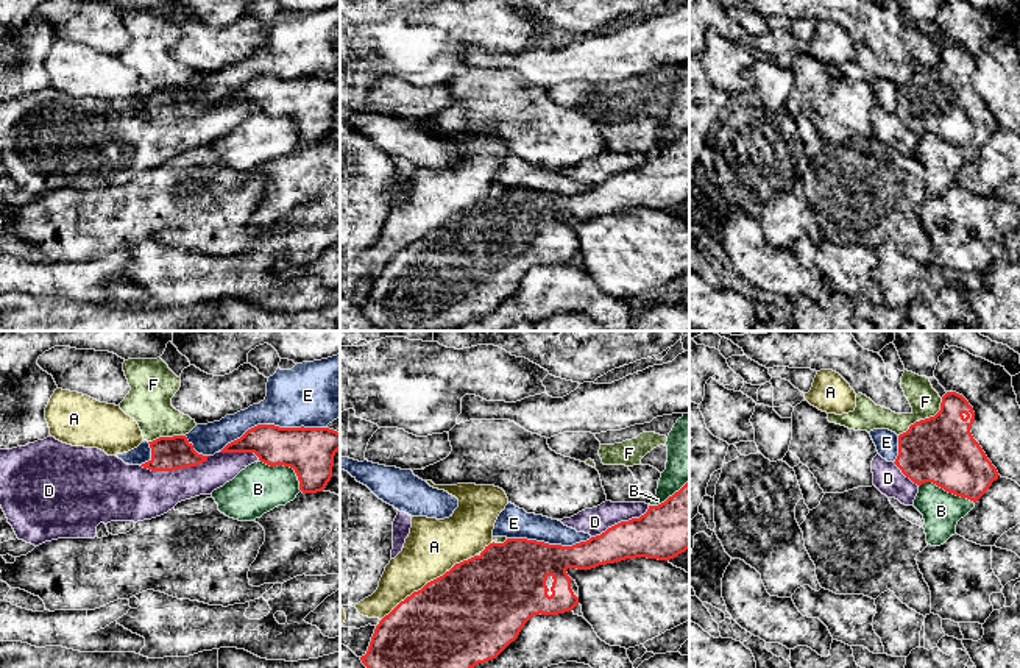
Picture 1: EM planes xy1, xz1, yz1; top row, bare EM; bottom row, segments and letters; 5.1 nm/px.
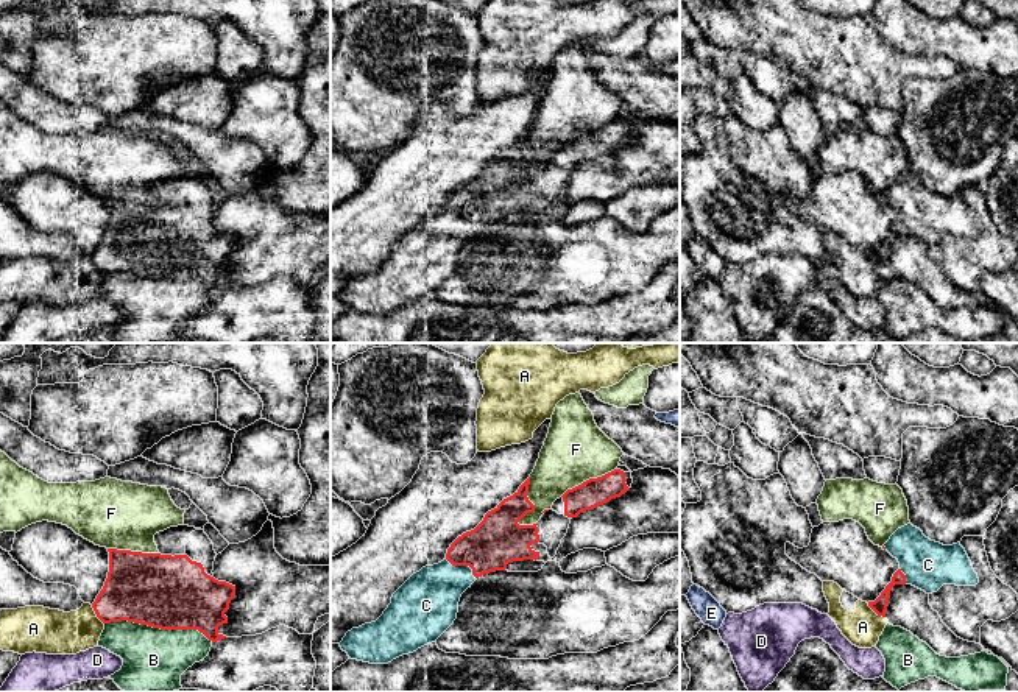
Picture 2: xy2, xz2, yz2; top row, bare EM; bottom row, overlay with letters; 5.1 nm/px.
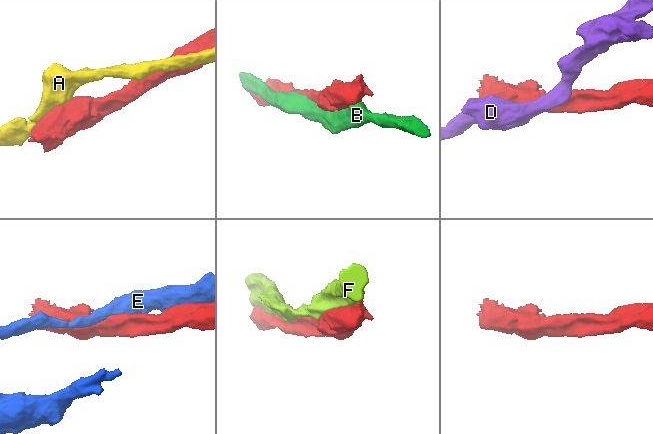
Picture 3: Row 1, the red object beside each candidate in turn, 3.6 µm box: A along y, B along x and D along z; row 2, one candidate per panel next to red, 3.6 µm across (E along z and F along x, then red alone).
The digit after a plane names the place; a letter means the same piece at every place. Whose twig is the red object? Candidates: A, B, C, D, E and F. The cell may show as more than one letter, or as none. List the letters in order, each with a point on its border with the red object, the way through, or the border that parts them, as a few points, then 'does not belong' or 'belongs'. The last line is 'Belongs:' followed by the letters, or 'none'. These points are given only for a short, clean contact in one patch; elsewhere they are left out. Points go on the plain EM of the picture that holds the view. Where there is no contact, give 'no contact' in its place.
A: xz1 (428, 233) | does not belong
B: xy2 (159, 278) | does not belong
C: xz2 (463, 215) | belongs
D: xy1 (173, 119) | does not belong
E: xy1 (272, 75) | does not belong
F: xz2 (532, 155) | does not belong
Belongs: C

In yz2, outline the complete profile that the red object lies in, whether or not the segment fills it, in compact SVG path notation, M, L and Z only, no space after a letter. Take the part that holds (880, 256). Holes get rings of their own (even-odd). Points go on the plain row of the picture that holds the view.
M912 175L898 179L882 199L898 210L900 220L881 246L875 252L868 252L878 267L885 268L890 242L895 235L912 235L932 245L943 235L976 237L979 234L960 193L943 196L931 192Z

